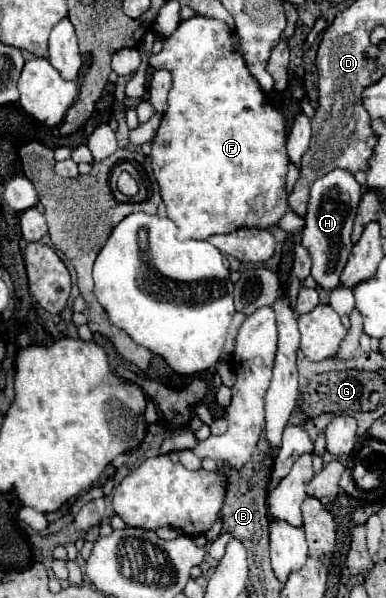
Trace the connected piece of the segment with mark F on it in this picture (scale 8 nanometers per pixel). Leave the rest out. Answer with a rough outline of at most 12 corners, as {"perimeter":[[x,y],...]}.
{"perimeter":[[191,17],[151,167],[179,239],[285,215],[283,115]]}

